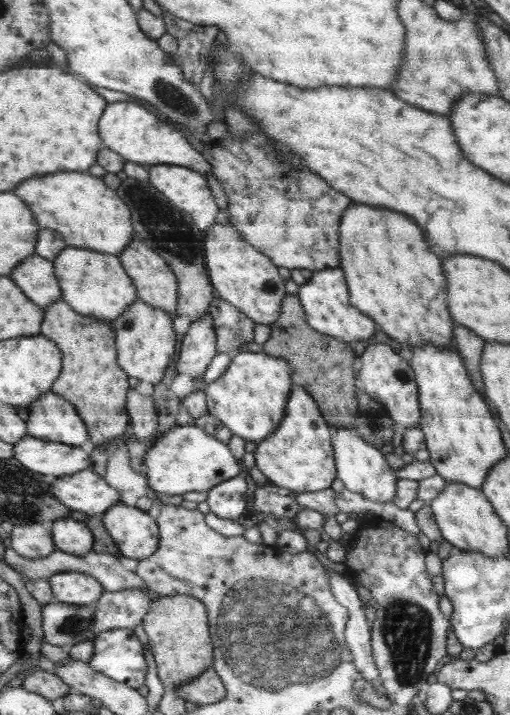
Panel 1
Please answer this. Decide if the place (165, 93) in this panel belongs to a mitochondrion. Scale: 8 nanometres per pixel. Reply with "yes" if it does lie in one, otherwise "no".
yes

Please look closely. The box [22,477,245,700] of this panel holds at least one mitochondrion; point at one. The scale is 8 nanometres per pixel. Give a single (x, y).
(74, 625)

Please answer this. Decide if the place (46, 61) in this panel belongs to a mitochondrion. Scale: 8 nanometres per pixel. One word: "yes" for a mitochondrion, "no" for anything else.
no

